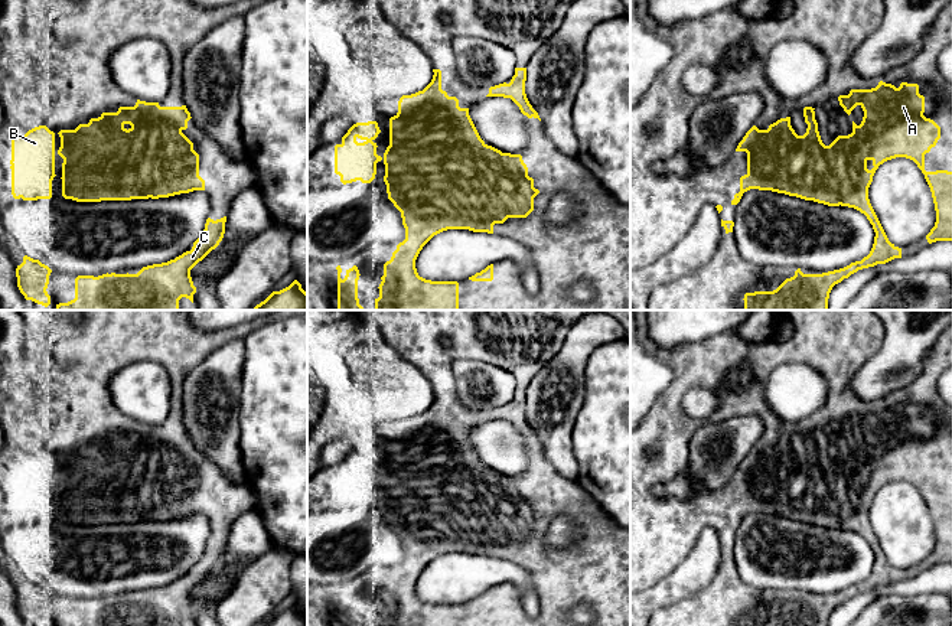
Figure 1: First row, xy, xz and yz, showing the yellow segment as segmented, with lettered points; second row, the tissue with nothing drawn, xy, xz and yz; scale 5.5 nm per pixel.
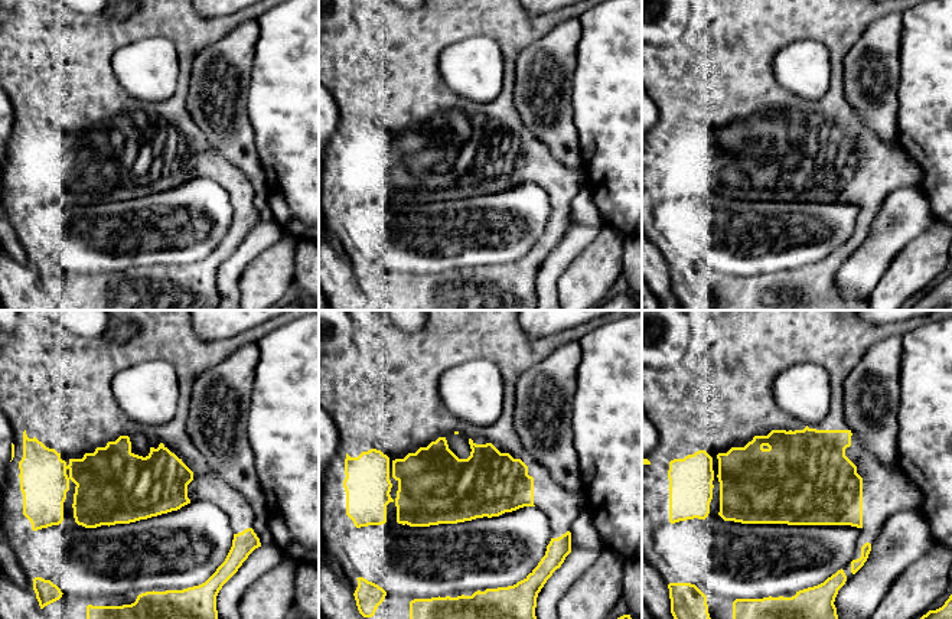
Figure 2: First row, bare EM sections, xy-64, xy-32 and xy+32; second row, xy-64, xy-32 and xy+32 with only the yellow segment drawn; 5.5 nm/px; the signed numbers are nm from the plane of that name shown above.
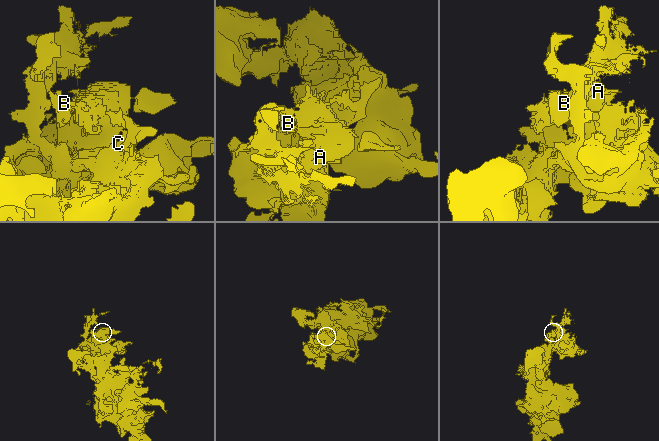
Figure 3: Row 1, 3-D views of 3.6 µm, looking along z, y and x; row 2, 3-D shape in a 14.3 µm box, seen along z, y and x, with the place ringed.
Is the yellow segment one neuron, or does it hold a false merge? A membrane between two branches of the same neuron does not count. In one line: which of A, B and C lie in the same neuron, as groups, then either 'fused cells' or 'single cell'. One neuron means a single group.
groups A B C; single cell

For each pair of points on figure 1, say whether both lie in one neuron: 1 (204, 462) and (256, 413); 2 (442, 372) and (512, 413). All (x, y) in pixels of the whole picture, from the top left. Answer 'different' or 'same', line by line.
1: different
2: same

